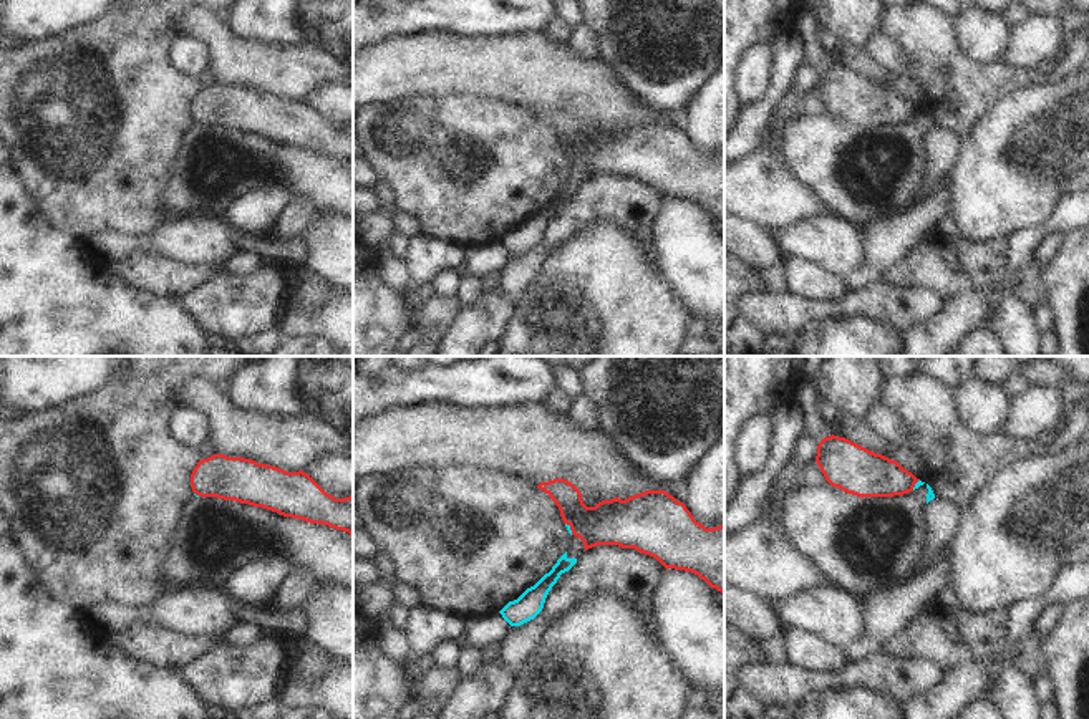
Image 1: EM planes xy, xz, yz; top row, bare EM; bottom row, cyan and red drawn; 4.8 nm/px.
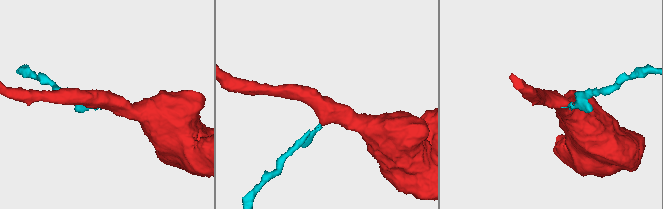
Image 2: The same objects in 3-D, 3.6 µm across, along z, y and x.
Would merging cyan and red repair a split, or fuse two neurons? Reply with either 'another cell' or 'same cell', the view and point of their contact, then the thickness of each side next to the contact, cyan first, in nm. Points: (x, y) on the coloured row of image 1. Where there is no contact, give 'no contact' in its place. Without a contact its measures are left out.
another cell; meets cyan in xz at (569, 529); 20 nm thick on the cyan side, 220 nm on the other

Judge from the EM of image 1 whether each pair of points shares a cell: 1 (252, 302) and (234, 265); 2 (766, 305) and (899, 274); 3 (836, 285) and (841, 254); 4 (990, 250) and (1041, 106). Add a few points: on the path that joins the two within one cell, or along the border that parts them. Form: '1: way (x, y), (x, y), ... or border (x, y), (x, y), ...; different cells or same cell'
1: border (259, 264), (246, 274), (222, 272); different cells
2: border (882, 279), (922, 289); different cells
3: border (803, 259), (844, 279); different cells
4: border (960, 234), (972, 241), (1005, 239); different cells

